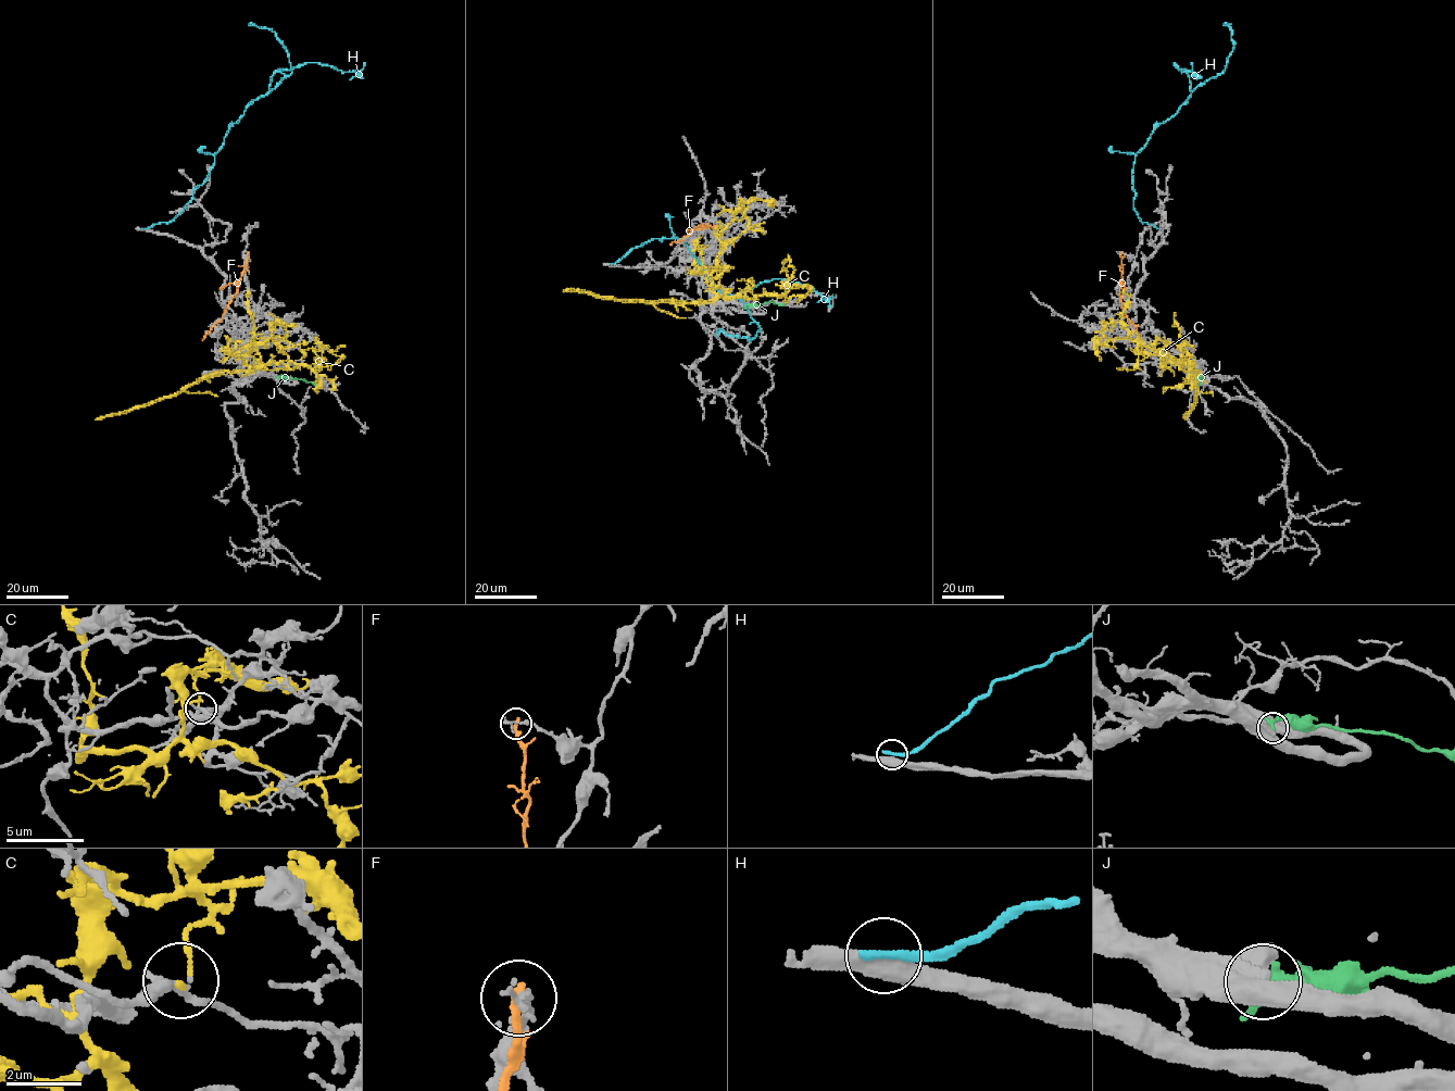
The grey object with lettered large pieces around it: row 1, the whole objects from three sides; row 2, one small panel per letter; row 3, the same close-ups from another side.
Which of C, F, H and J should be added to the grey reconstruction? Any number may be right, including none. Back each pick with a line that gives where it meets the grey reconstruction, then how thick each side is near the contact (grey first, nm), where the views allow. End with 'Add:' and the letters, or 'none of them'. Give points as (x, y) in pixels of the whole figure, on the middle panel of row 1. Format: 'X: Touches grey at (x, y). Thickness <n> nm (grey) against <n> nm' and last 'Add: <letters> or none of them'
Add: none of them

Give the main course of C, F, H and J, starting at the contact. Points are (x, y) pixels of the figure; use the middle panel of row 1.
C: (743, 215), (739, 208), (720, 233), (712, 277), (716, 296), (709, 300), (630, 301), (563, 290)
F: (715, 225), (699, 225), (669, 245)
H: (611, 264), (652, 239), (677, 237), (713, 284), (732, 296), (775, 278), (812, 287), (826, 299), (831, 296)
J: (747, 305), (772, 301), (784, 305)

